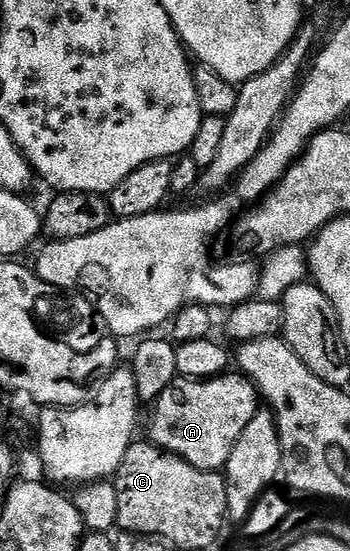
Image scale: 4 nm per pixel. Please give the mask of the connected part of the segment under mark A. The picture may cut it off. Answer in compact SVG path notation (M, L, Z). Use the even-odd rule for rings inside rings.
M222 373L204 381L178 378L170 391L159 393L159 397L151 404L153 416L149 419L148 442L162 451L177 455L184 463L200 471L221 471L231 457L231 449L235 449L235 441L241 439L243 429L251 425L259 410L259 396L253 384L239 373L229 374Z

